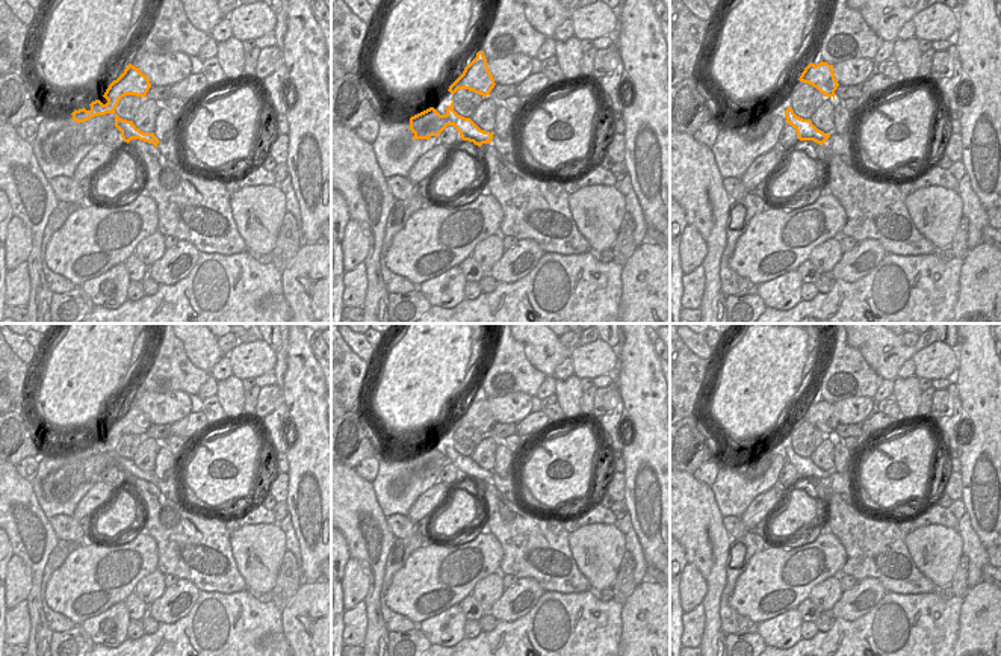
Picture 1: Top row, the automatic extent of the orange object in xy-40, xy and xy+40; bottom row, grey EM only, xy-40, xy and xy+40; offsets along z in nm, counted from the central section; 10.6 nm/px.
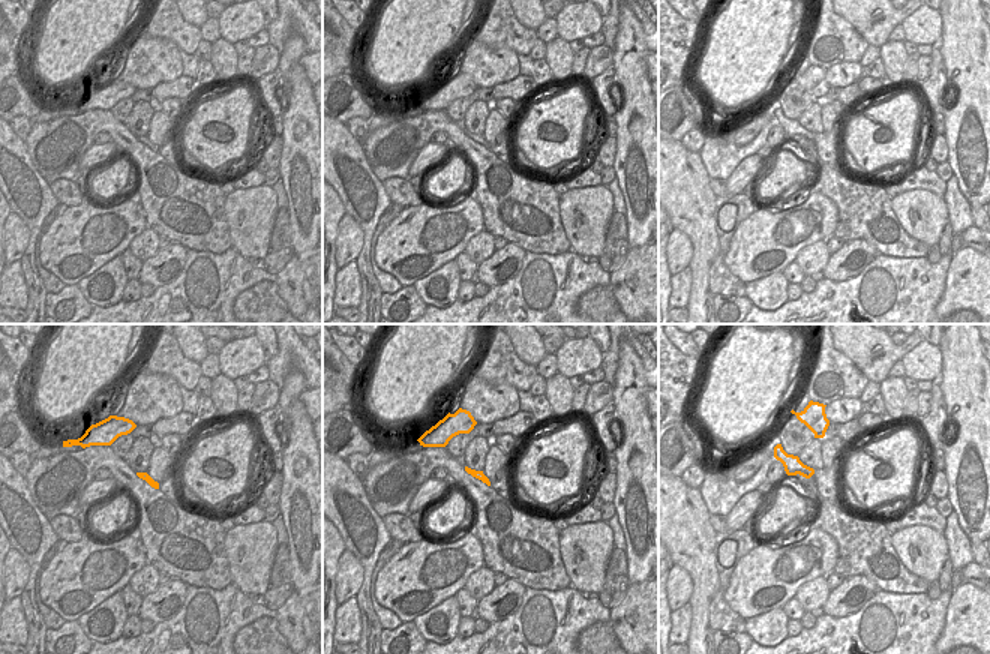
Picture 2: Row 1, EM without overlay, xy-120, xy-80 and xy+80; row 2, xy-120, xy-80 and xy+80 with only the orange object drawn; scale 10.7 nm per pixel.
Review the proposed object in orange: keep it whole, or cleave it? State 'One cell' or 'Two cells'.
One cell

